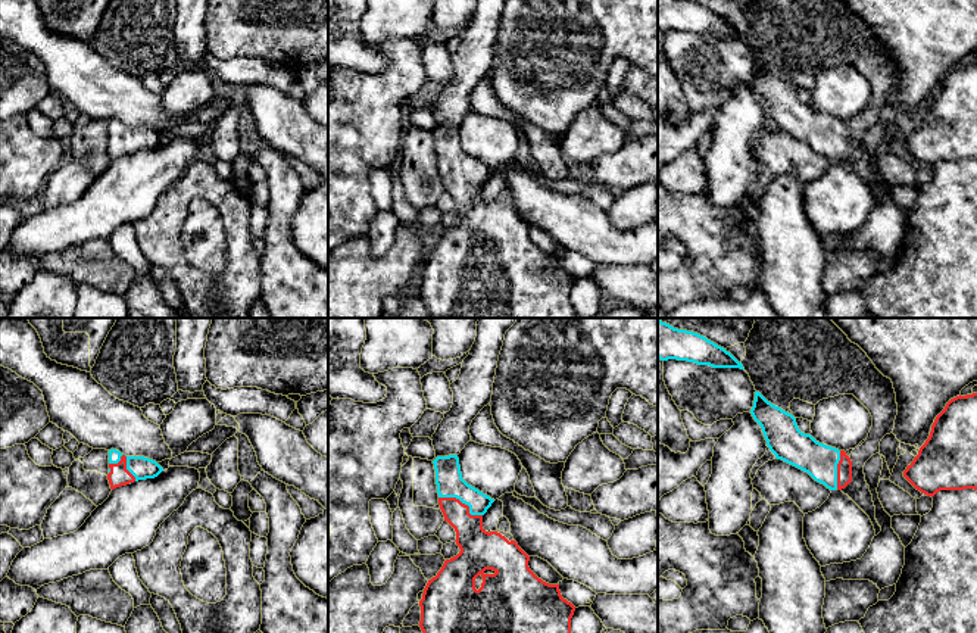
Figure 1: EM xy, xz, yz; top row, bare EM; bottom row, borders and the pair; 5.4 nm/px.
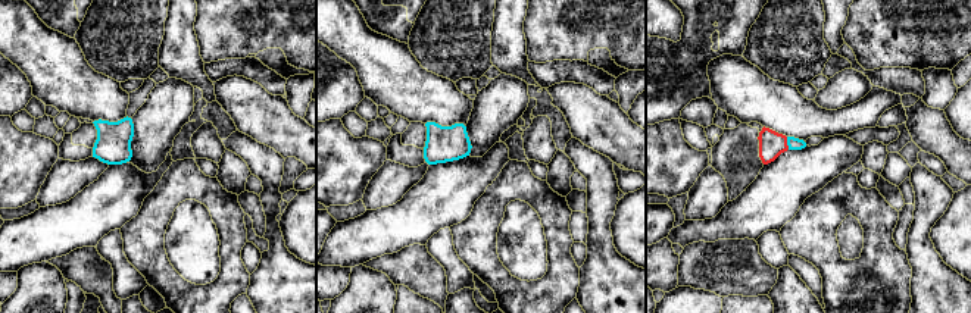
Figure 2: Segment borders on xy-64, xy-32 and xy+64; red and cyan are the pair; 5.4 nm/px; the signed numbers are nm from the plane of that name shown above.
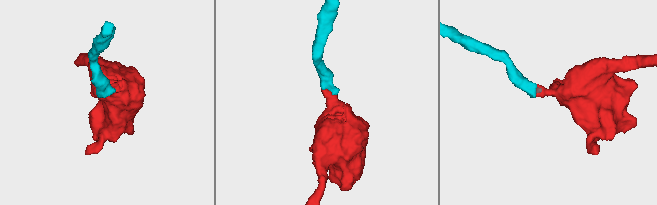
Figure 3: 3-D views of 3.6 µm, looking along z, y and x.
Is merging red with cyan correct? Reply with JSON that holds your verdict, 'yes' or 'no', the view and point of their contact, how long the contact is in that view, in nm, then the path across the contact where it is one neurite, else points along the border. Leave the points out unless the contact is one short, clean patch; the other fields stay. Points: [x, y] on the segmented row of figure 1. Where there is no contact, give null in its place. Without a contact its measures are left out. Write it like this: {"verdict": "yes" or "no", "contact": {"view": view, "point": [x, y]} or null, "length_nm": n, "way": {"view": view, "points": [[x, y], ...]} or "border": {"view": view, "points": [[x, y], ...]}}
{"verdict": "yes", "contact": {"view": "xz", "point": [461, 502]}, "length_nm": 260, "way": {"view": "xz", "points": [[477, 545], [470, 535], [461, 502], [449, 480]]}}

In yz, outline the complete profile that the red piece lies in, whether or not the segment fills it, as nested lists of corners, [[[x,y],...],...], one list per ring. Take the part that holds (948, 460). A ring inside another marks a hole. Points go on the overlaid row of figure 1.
[[[977,393],[946,403],[903,477],[931,498],[940,490],[977,490]]]

